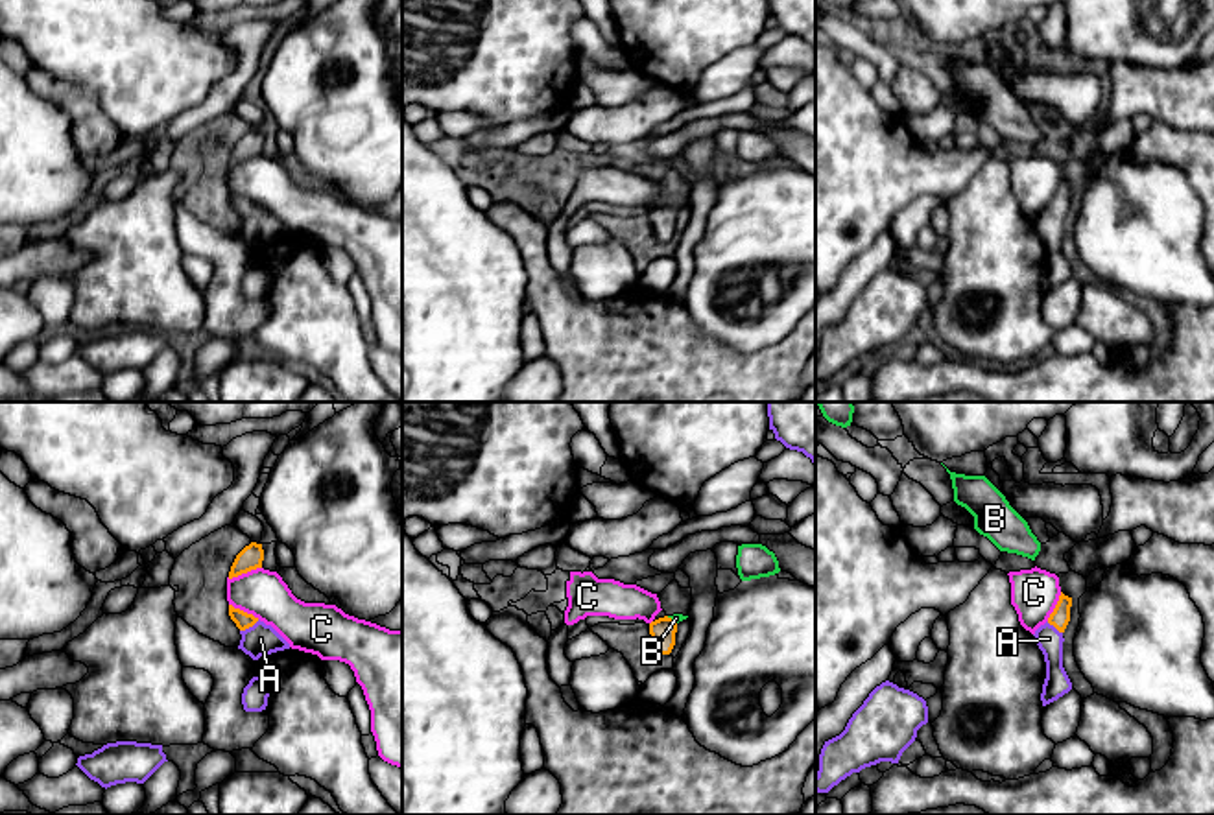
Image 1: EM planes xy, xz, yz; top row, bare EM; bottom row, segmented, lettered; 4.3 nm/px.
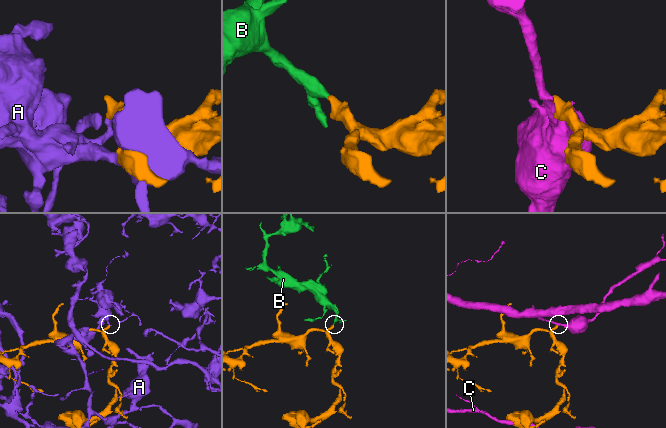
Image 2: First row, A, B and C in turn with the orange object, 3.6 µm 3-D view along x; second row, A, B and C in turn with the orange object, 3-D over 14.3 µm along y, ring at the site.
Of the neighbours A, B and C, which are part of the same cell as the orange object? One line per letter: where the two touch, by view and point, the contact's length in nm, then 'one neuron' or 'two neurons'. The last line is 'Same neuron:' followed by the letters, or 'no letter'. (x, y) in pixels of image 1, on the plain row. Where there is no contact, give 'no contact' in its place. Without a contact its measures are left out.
A: xy (249, 212) | 100 nm | two neurons
B: xz (672, 207) | 60 nm | one neuron
C: xy (244, 159) | 160 nm | two neurons
Same neuron: B

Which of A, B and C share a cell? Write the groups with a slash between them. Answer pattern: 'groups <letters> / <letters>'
groups A / B / C

